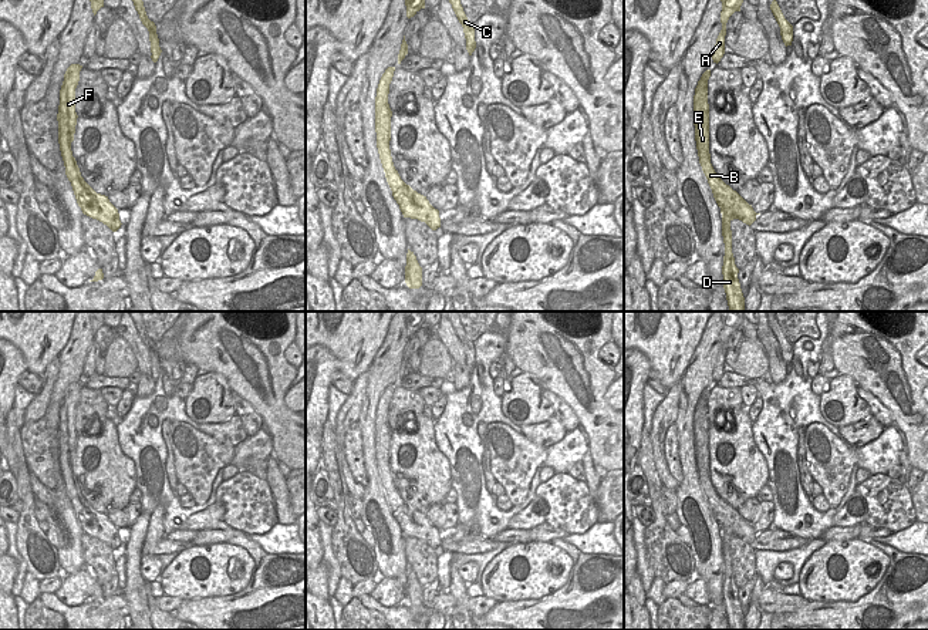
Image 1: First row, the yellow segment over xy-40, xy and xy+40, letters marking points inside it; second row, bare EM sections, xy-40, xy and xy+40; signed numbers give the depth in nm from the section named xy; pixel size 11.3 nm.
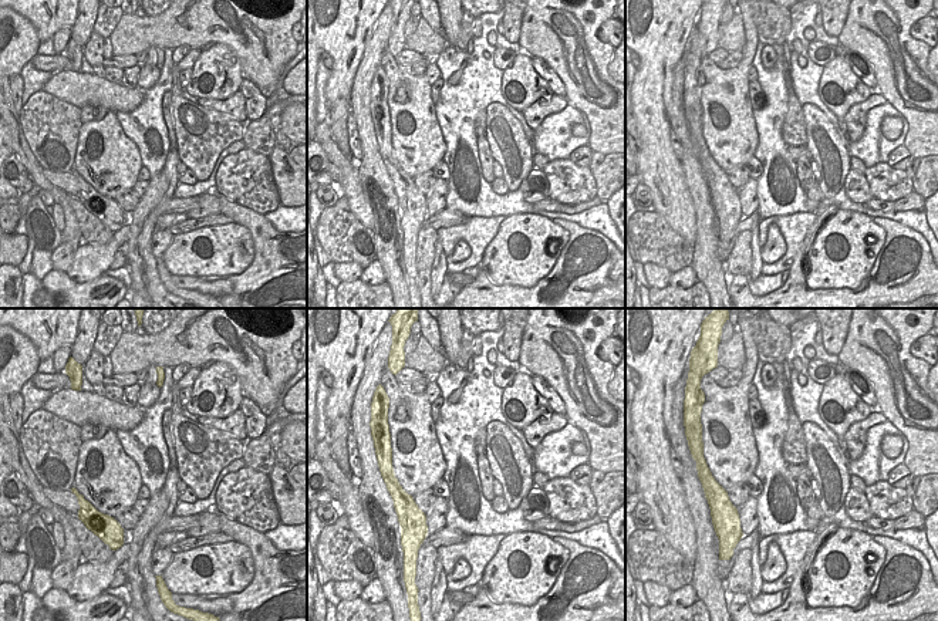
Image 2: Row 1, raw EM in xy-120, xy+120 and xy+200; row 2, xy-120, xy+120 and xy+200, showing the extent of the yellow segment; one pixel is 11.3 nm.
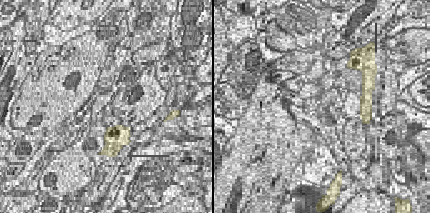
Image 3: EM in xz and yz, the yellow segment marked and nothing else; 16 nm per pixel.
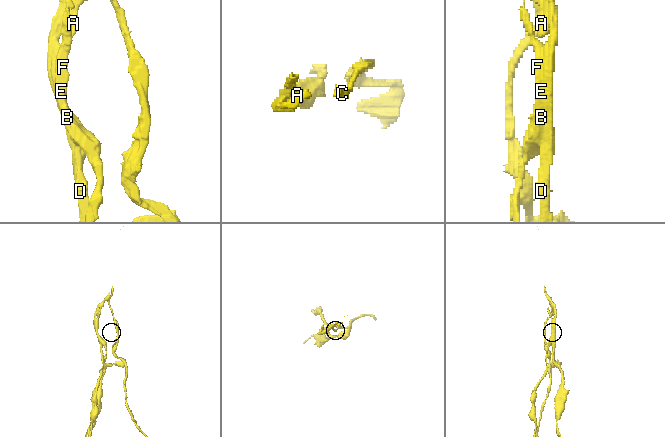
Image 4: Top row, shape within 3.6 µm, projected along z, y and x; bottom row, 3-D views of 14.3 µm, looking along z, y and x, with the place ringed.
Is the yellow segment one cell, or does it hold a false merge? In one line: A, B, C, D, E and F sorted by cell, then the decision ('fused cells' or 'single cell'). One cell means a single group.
A C D / B E F | fused cells

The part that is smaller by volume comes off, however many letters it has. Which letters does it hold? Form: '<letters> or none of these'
B, E, F

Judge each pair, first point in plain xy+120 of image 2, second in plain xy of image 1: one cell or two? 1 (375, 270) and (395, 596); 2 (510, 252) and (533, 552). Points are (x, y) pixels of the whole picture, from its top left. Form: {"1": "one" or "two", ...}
{"1": "one", "2": "one"}

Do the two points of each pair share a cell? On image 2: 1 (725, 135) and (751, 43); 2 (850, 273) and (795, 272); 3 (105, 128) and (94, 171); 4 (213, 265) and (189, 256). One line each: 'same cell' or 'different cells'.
1: same cell
2: different cells
3: same cell
4: same cell

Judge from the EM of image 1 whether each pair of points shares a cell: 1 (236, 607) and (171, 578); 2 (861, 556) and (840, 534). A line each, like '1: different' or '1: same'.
1: different
2: different

